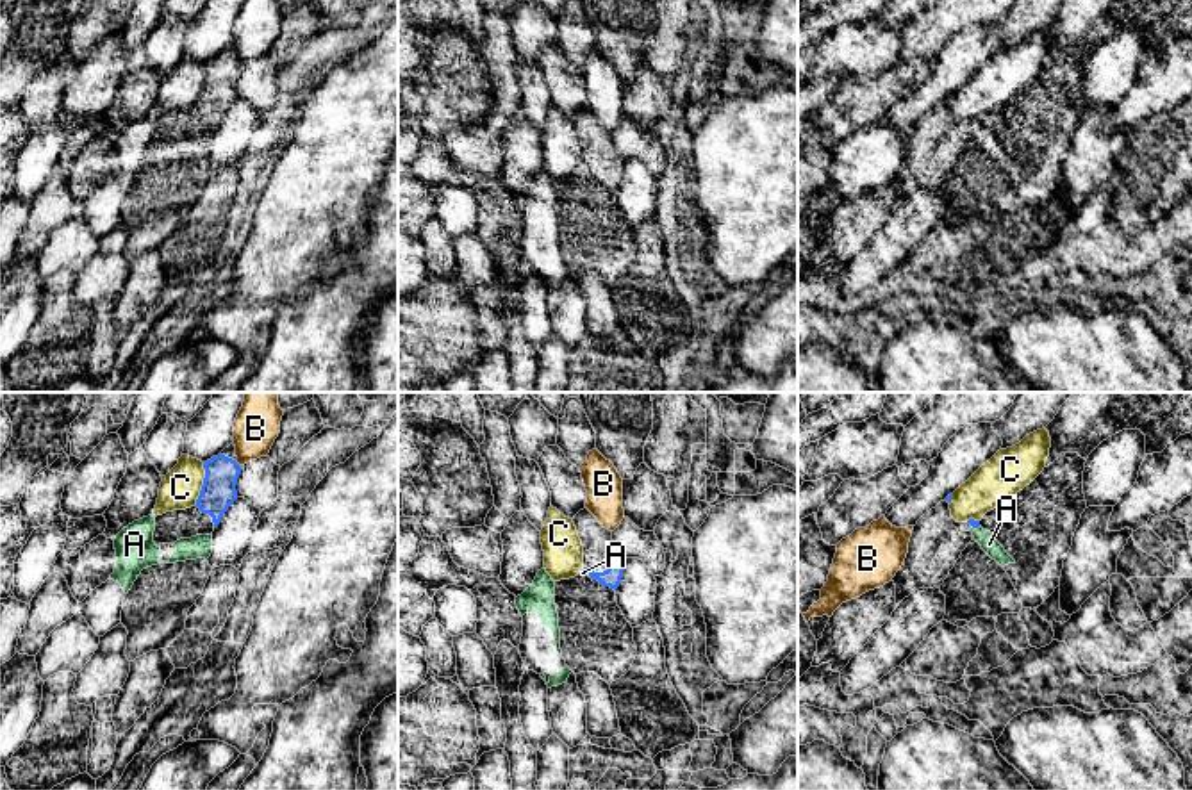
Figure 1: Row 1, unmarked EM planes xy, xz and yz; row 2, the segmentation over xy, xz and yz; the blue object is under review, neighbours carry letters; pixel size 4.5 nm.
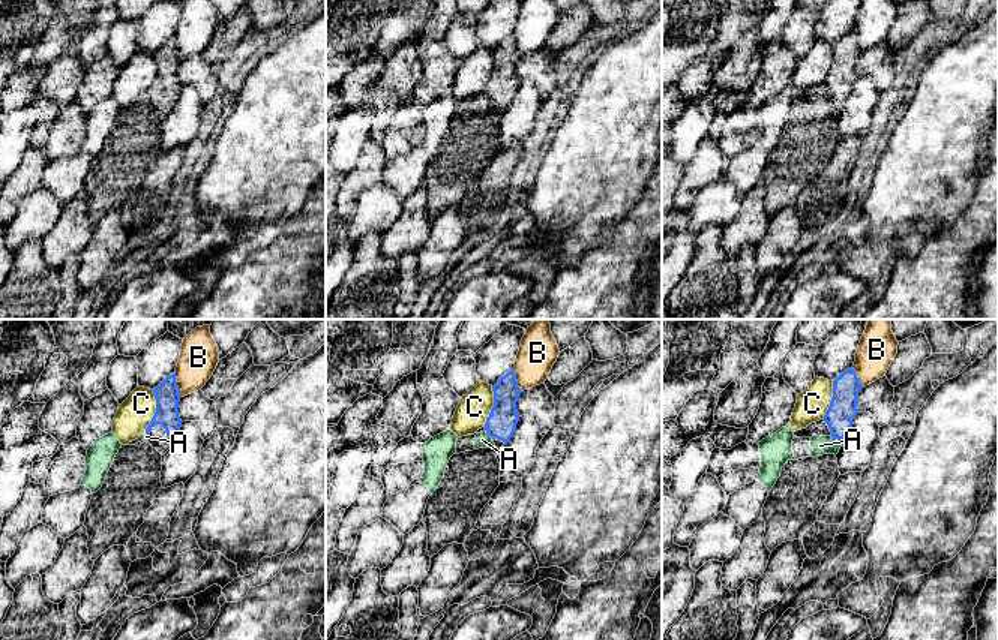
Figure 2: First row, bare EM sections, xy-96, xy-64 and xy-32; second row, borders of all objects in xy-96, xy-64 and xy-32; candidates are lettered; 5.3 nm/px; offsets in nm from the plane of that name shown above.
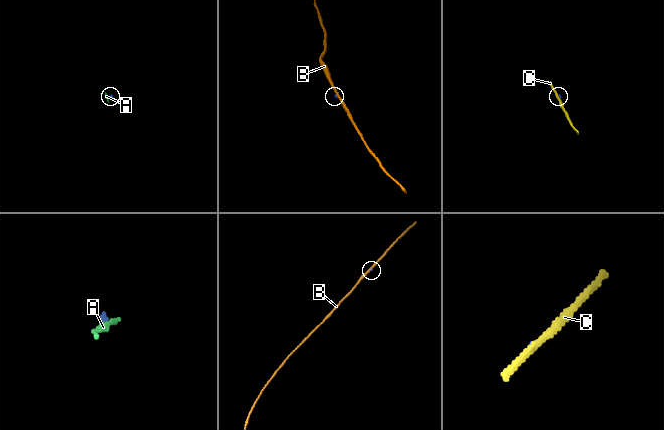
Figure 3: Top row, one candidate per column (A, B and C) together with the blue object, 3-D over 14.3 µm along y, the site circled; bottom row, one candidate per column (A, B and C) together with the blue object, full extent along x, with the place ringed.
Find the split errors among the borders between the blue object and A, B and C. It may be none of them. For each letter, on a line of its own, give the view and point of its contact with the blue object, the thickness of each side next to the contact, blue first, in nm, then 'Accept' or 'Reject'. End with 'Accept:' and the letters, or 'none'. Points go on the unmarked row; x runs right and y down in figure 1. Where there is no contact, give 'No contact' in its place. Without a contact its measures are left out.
A: Touches blue at xz (586, 172). Thickness 80 nm (blue) against 20 nm. Reject
B: Touches blue at xy (238, 65). Thickness 160 nm (blue) against 200 nm. Reject
C: Touches blue at xy (204, 84). Thickness 160 nm (blue) against 180 nm. Reject
Accept: none

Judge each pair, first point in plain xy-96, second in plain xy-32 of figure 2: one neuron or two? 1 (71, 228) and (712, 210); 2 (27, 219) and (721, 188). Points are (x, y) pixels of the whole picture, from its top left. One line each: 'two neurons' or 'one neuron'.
1: two neurons
2: one neuron

